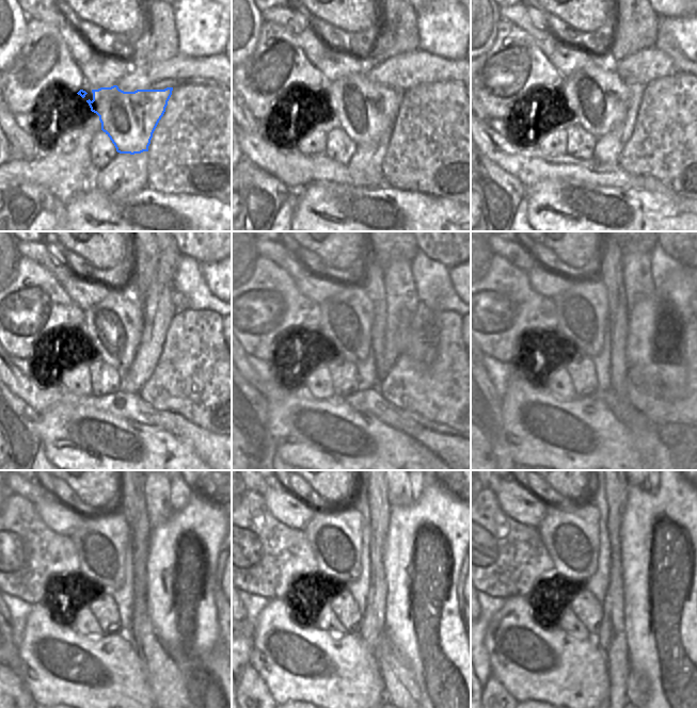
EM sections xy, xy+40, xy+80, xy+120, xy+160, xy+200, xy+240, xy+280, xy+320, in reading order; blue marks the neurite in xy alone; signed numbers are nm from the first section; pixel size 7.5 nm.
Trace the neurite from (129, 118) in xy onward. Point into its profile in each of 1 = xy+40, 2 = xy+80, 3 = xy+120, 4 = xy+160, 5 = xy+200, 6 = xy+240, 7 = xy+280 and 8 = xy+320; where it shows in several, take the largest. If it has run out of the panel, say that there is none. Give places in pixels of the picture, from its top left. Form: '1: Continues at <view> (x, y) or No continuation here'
1: Continues at xy+40 (365, 110)
2: Continues at xy+80 (595, 94)
3: Continues at xy+120 (113, 326)
4: Continues at xy+160 (346, 324)
5: Continues at xy+200 (583, 309)
6: Continues at xy+240 (100, 540)
7: Continues at xy+280 (334, 534)
8: Continues at xy+320 (570, 533)

